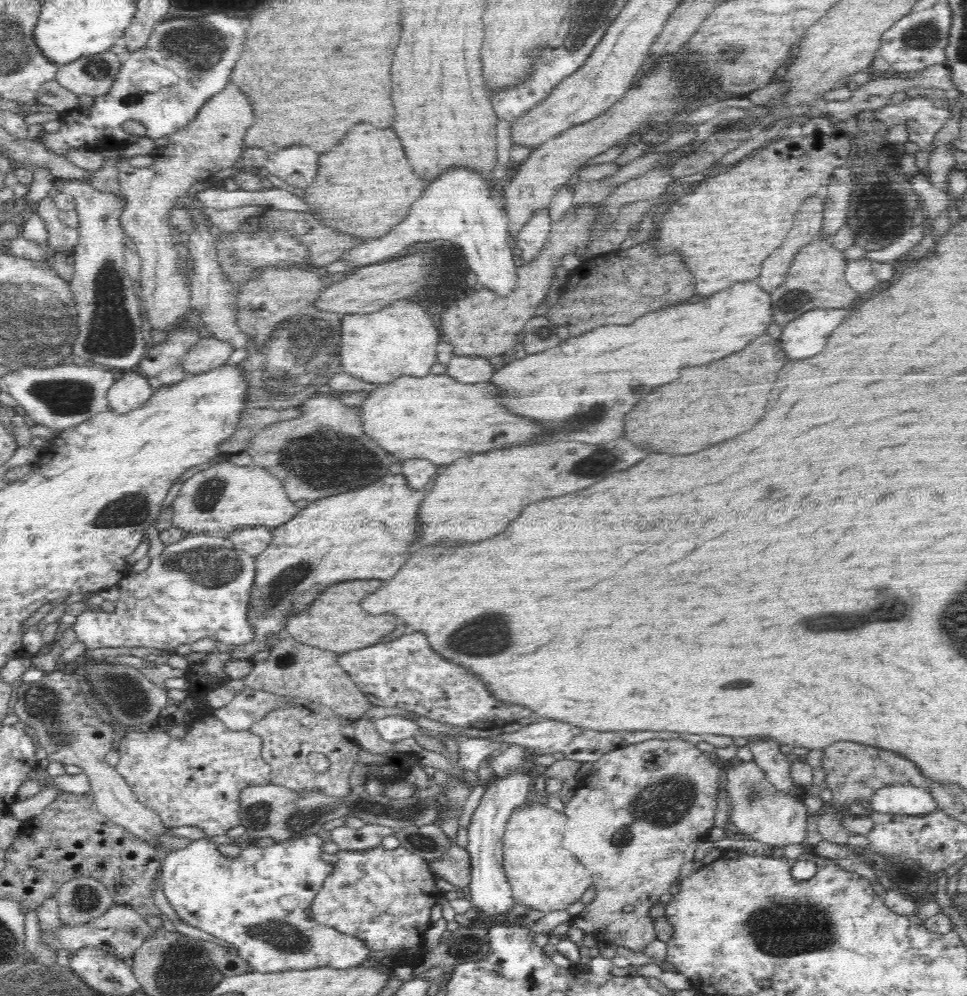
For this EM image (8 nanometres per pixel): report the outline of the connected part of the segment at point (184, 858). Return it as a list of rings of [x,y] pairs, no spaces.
[[[319,834],[304,835],[302,838],[278,841],[269,847],[252,844],[237,858],[228,858],[206,836],[192,841],[183,849],[164,852],[159,877],[160,893],[170,901],[180,920],[228,942],[254,971],[273,973],[318,967],[345,969],[360,965],[366,963],[371,951],[362,939],[356,935],[344,935],[336,929],[324,928],[311,918],[311,902],[326,878],[334,872],[334,864],[322,861],[320,857],[324,843]]]

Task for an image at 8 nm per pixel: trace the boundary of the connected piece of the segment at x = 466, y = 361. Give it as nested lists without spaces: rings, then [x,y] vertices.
[[[454,355],[447,365],[447,376],[462,384],[478,384],[488,382],[492,372],[496,371],[488,358],[479,356]]]

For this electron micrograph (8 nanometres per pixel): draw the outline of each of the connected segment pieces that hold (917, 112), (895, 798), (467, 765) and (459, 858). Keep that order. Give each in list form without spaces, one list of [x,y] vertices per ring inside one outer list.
[[[930,96],[908,97],[898,104],[887,104],[874,111],[877,120],[887,128],[902,123],[908,126],[908,140],[920,146],[920,152],[914,154],[915,163],[928,181],[929,154],[933,149],[934,135],[951,118],[951,111],[934,106],[934,101],[935,98]]]
[[[909,784],[884,786],[866,805],[876,813],[892,815],[926,817],[939,810],[932,794]]]
[[[462,738],[458,748],[458,765],[463,769],[476,773],[485,765],[494,750],[498,750],[501,744],[491,742],[487,738]]]
[[[456,837],[450,838],[450,845],[444,856],[440,856],[438,860],[426,860],[426,863],[433,874],[454,885],[456,890],[469,887],[471,860],[468,851],[456,843]]]

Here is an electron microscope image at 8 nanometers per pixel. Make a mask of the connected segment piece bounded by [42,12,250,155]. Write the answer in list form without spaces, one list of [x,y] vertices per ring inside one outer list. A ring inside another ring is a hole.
[[[220,12],[208,14],[208,16],[196,16],[196,18],[172,18],[165,19],[156,23],[150,38],[145,45],[138,47],[124,56],[124,62],[121,70],[112,84],[112,88],[102,96],[95,97],[95,101],[91,107],[76,107],[59,113],[61,127],[59,131],[54,133],[45,133],[43,136],[43,145],[54,154],[64,155],[70,148],[85,148],[92,151],[103,151],[105,149],[123,150],[129,144],[140,140],[140,135],[129,134],[124,131],[122,124],[126,120],[137,120],[146,127],[144,136],[157,139],[167,136],[178,130],[182,130],[184,126],[190,124],[194,120],[194,116],[198,114],[198,110],[204,106],[204,102],[208,98],[212,98],[214,94],[218,94],[220,90],[226,88],[232,68],[240,58],[240,52],[244,50],[244,38],[246,38],[246,30],[248,30],[248,20],[246,18],[234,18],[234,16],[226,16]],[[158,68],[166,68],[166,82],[160,80],[160,70]],[[154,70],[156,70],[156,82],[162,84],[162,88],[156,92],[144,92],[140,90],[136,84],[140,84],[142,80],[154,80]]]

